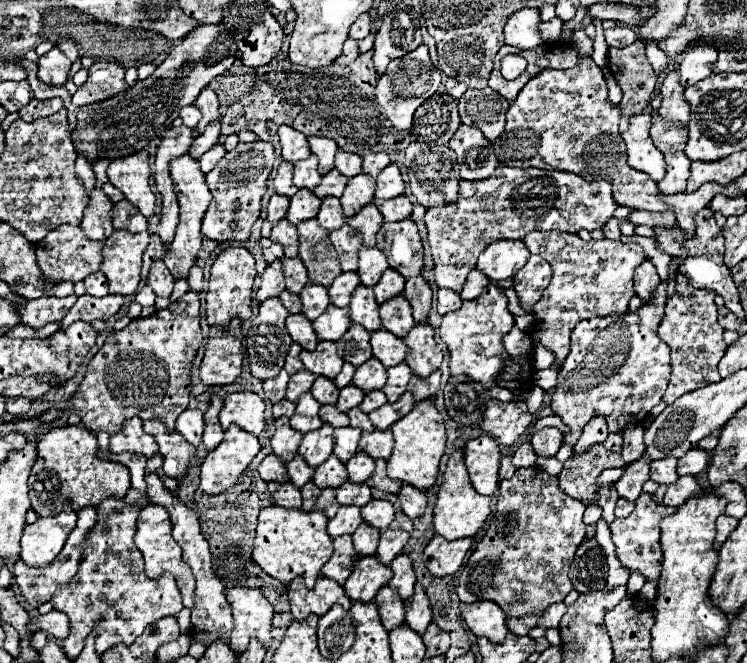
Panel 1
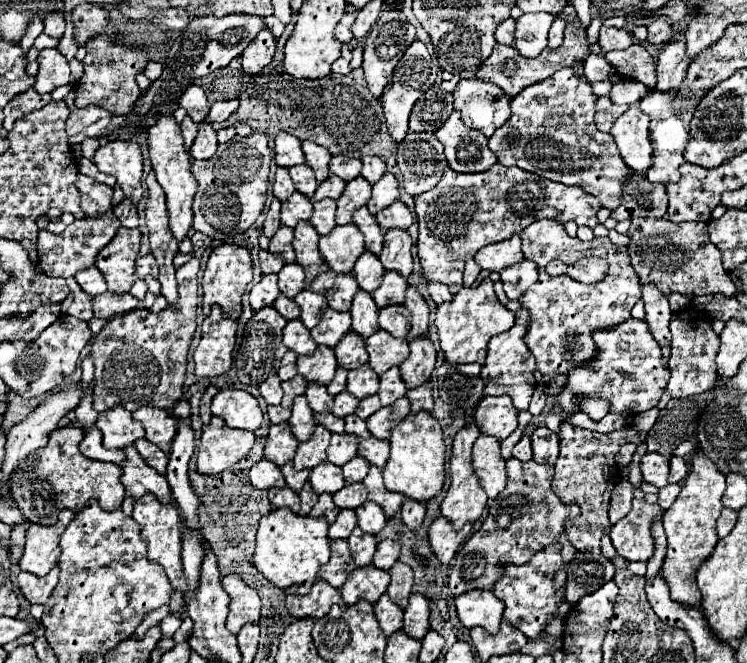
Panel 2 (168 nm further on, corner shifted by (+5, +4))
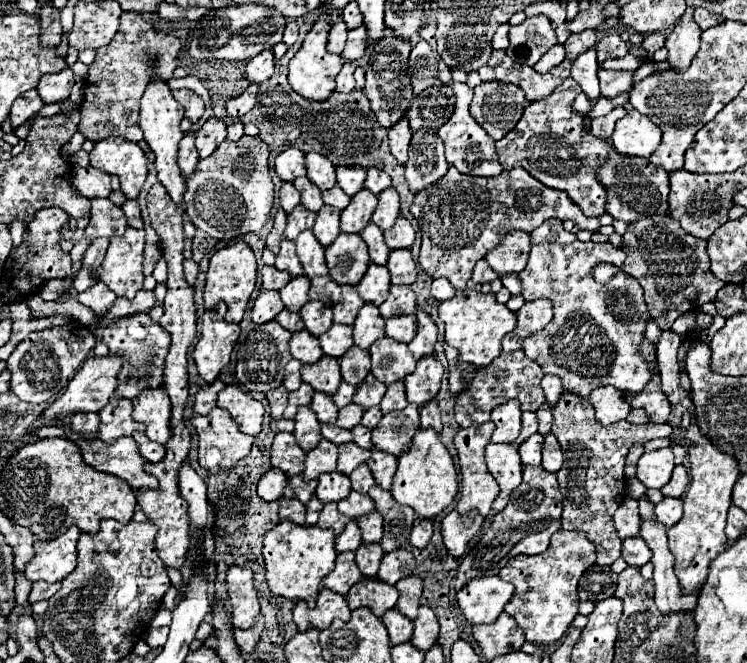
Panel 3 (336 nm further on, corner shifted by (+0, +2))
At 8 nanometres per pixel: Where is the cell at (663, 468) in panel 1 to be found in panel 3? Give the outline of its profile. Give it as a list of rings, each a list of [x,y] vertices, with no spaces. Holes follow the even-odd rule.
[[[661,448],[655,452],[645,452],[637,462],[637,480],[645,488],[663,488],[673,472],[673,452],[671,448]]]

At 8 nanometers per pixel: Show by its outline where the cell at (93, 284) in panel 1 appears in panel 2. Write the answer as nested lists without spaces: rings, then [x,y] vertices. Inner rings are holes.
[[[96,266],[94,268],[86,268],[84,272],[78,272],[74,278],[82,286],[82,290],[86,294],[90,294],[90,296],[98,296],[98,294],[106,292],[104,276],[100,276],[100,270]]]

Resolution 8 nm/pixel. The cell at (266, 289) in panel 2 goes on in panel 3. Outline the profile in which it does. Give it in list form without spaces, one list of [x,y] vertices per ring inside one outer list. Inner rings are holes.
[[[267,290],[267,292],[261,292],[255,300],[255,306],[251,310],[251,320],[255,324],[267,324],[271,320],[275,320],[275,316],[283,310],[283,302],[279,298],[279,292],[273,292],[273,290]]]

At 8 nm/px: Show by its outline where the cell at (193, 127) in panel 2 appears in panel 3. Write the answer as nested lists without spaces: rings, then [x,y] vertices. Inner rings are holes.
[[[187,134],[183,136],[183,140],[179,142],[179,156],[177,156],[181,174],[187,178],[195,172],[195,166],[199,162],[199,154],[195,150],[195,134]]]

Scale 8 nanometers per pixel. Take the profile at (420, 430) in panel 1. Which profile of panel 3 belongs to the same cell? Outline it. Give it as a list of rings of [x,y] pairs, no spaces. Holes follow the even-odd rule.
[[[419,430],[413,438],[413,446],[407,454],[399,458],[399,468],[393,478],[391,494],[399,504],[407,504],[415,510],[419,518],[435,518],[441,514],[457,496],[457,470],[453,466],[453,458],[449,450],[439,440],[435,430]]]

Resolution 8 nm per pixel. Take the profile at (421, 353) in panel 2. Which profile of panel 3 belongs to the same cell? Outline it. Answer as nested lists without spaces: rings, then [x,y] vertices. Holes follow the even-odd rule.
[[[435,356],[417,362],[417,370],[405,378],[407,402],[421,408],[427,402],[435,400],[441,388],[441,378],[443,378],[443,366]]]

